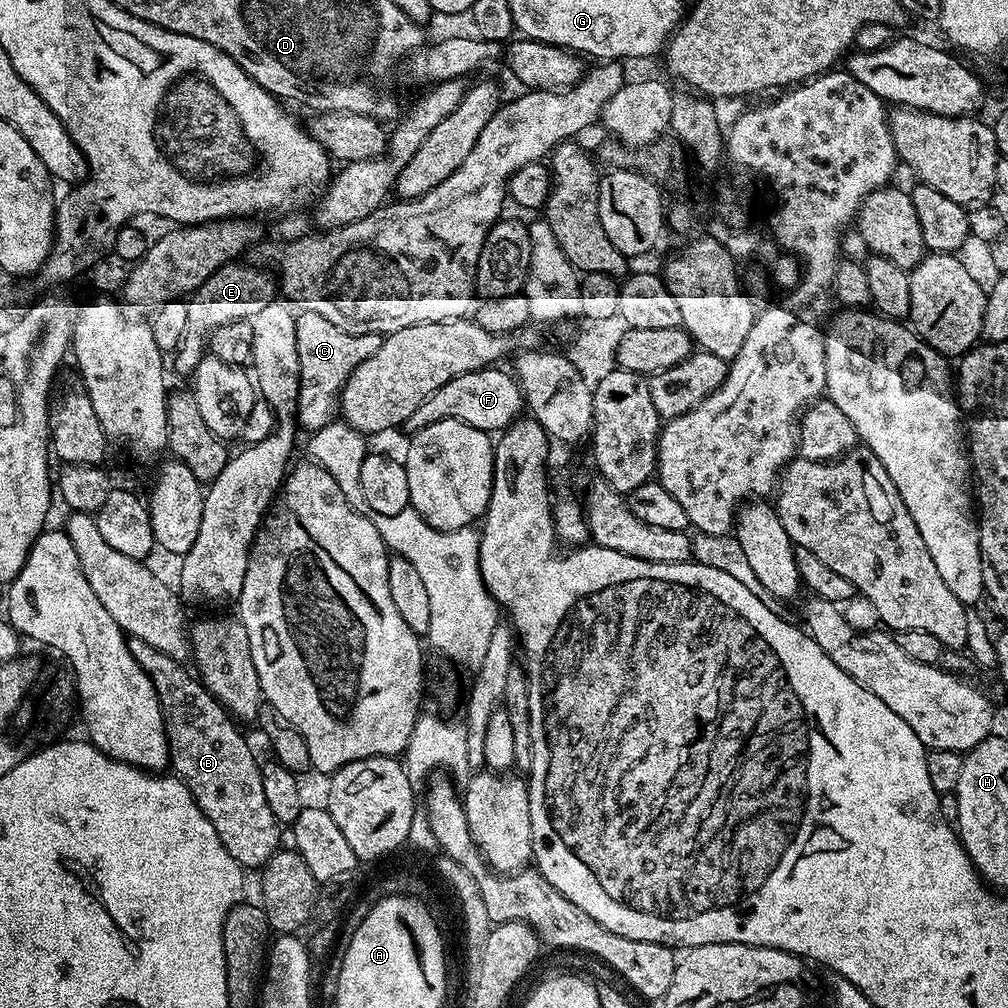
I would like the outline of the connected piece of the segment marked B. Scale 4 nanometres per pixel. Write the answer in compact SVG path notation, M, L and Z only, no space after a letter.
M128 636L127 642L130 654L134 654L134 662L138 662L138 666L146 670L150 682L154 682L154 694L160 703L164 729L168 735L168 759L175 779L181 780L188 787L192 803L199 806L202 814L206 814L222 846L226 846L226 854L230 854L230 858L234 858L234 862L238 862L245 870L263 869L266 861L281 847L282 826L274 818L270 805L266 803L266 794L262 790L261 761L256 760L247 738L236 729L237 721L230 718L228 709L210 695L208 689L191 671L188 673L184 669L185 665L181 661L170 658L170 654L162 650L154 650L150 642L142 642L142 638L137 636Z

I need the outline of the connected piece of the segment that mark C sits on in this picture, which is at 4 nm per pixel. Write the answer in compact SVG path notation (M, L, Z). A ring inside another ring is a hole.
M301 311L296 317L298 350L300 351L300 393L296 407L296 419L305 433L311 434L337 419L340 410L340 392L346 386L350 374L370 354L382 346L384 336L378 334L346 334L338 330L334 322L322 318L322 314Z

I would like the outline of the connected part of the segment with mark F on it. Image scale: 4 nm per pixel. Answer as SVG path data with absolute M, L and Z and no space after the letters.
M500 366L483 368L446 382L446 386L434 390L434 394L430 394L430 398L426 398L426 402L422 402L414 414L410 414L402 426L403 431L415 434L434 422L457 420L489 434L503 433L515 420L521 419L525 402L515 375L511 371L503 372L502 369Z

